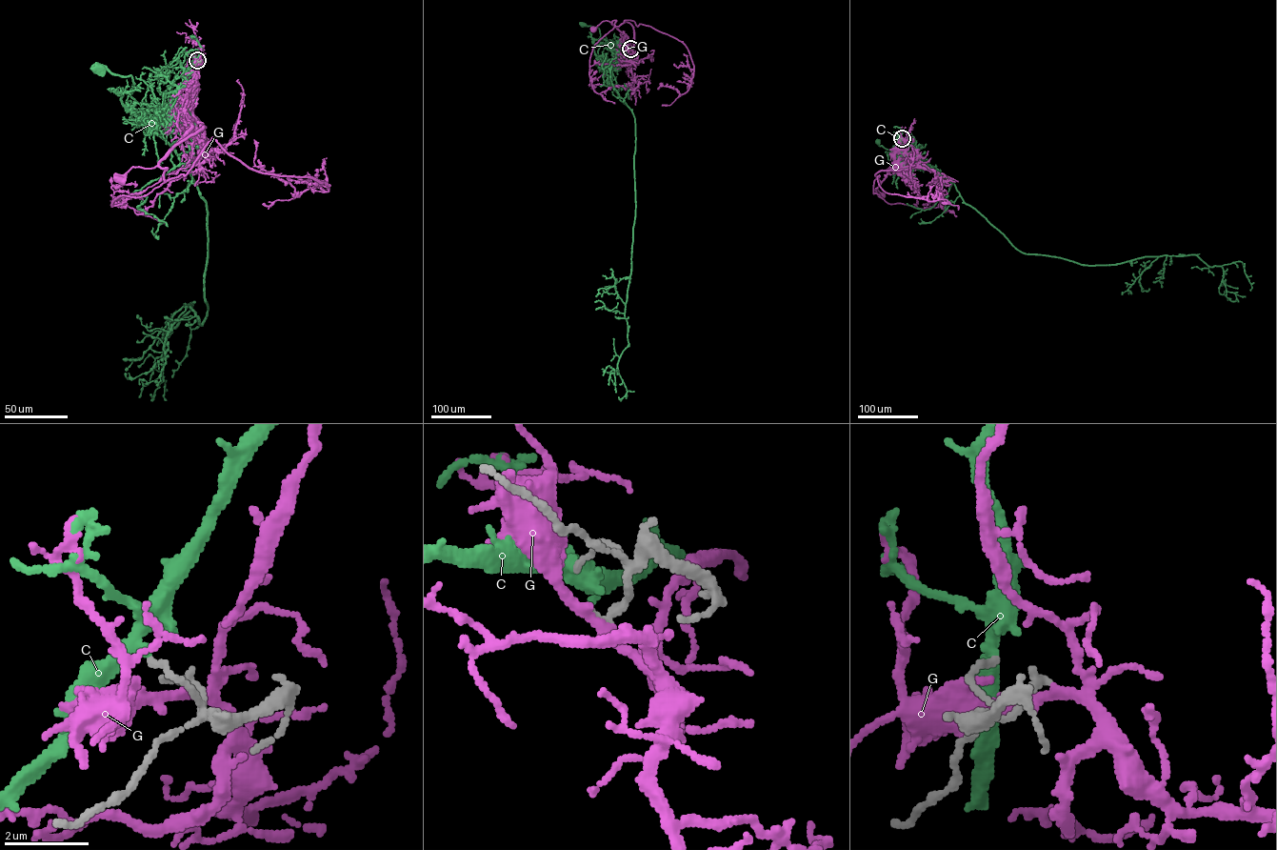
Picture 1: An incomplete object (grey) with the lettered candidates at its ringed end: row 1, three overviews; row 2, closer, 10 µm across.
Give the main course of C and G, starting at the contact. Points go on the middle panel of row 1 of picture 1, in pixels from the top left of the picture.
C: (630, 48), (619, 50), (606, 67), (606, 73), (598, 53), (600, 30), (583, 24)
G: (630, 49), (628, 59), (628, 37), (611, 22), (602, 21), (592, 30)

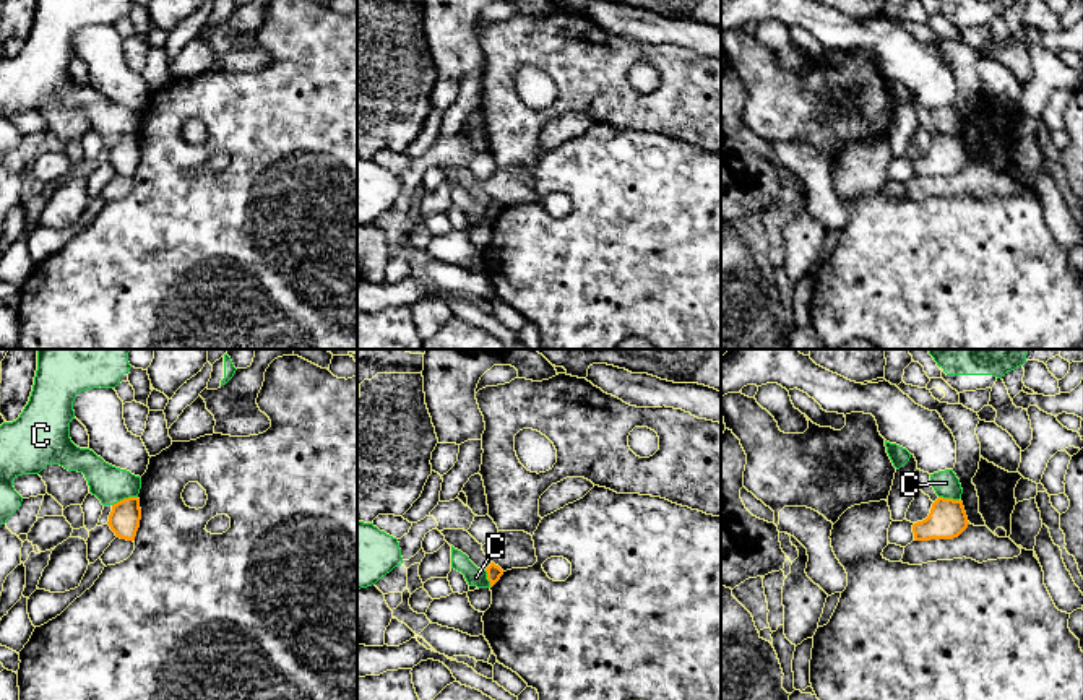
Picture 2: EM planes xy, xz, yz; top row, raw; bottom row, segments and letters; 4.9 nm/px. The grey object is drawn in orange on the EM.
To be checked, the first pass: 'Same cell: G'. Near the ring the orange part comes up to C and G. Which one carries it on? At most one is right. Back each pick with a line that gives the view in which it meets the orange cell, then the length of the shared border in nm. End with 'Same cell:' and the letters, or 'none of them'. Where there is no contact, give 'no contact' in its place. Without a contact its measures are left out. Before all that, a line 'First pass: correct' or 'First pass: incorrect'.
First pass: correct
G: no contact
Same cell: G

